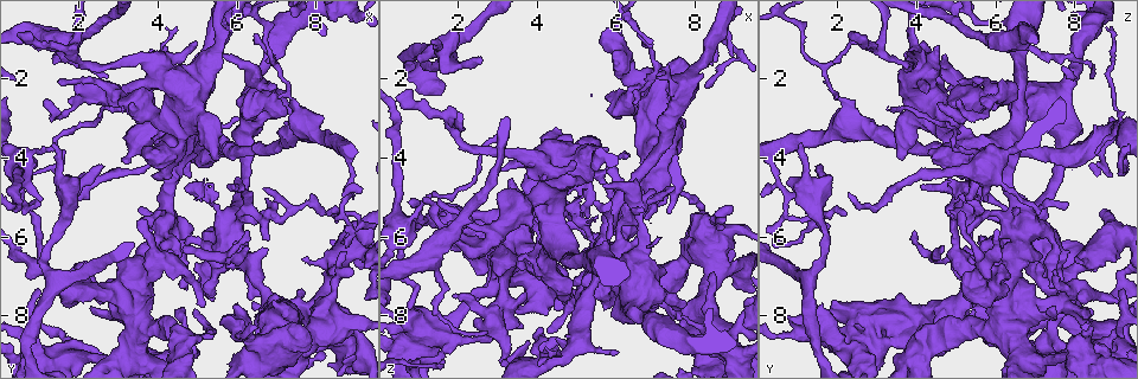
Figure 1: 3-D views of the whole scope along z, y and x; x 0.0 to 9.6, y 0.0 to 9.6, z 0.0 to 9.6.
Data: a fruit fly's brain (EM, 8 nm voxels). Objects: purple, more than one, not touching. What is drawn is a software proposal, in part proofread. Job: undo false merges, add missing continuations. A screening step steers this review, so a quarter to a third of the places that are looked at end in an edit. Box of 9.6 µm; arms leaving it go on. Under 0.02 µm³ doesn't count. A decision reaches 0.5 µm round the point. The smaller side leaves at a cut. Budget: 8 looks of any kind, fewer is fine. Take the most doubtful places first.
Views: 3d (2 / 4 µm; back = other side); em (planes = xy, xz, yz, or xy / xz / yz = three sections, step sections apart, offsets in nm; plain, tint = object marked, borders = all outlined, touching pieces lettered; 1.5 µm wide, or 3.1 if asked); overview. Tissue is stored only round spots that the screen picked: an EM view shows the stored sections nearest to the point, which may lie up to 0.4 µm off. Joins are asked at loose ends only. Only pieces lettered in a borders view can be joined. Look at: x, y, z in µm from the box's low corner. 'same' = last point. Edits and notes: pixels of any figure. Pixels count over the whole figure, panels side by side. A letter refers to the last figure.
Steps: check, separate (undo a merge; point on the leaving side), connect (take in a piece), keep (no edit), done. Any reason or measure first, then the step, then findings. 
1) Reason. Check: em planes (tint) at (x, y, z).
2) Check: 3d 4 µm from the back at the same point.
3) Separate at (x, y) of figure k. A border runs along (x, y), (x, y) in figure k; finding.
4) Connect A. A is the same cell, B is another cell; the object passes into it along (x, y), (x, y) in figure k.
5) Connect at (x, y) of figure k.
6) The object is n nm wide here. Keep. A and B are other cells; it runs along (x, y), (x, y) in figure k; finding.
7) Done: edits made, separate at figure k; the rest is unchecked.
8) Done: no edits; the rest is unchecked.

Check: 3d 2 µm at (2.55, 4.20, 1.55).

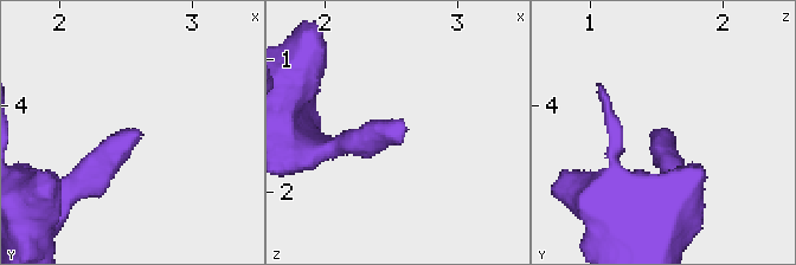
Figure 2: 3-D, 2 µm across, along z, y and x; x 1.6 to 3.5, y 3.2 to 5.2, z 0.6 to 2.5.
Shape alone is not enough. Check: em xz step 8 (borders) at (2.62, 4.20, 1.50).

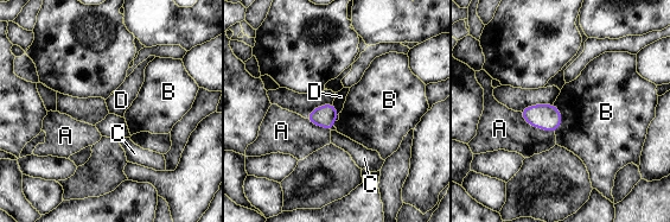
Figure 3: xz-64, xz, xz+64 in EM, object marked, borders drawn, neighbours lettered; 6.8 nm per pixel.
Keep. A, B, C and D are other cells; a border runs along (332, 103), (338, 114) in figure 3; none of them fits.

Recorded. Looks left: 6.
End of a long branch. Check: em xz step 8 (plain) at (2.70, 1.95, 8.40).

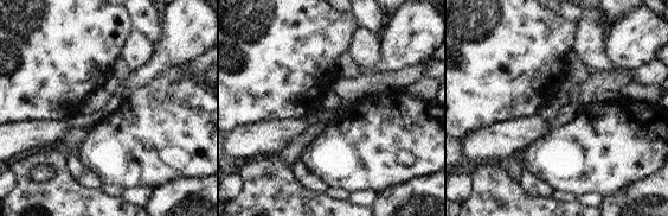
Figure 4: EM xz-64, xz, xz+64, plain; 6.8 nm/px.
Check: em xz step 8 (borders) at the same point.

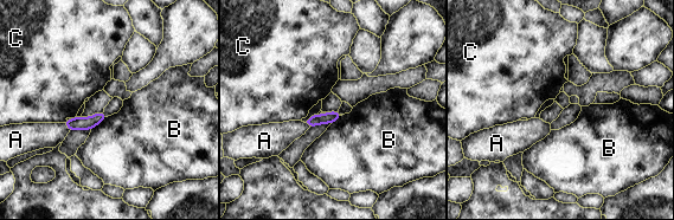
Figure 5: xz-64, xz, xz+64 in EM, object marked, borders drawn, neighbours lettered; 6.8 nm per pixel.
The object is 80 nm wide here. Keep. A, B and C are other cells; a border runs along (108, 116), (91, 130) in figure 5; none of them fits.

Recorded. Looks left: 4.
Check: 3d 2 µm at (3.05, 2.75, 3.25).

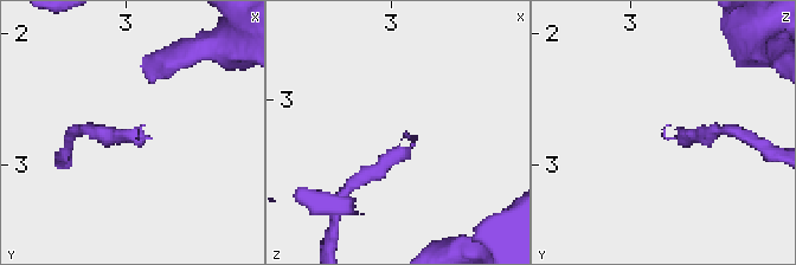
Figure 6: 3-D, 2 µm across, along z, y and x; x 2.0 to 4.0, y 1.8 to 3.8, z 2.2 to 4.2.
Check: em planes (borders) at (3.10, 2.72, 3.24).

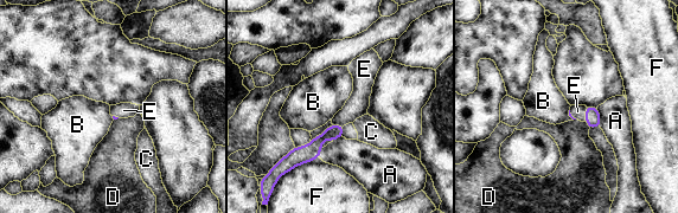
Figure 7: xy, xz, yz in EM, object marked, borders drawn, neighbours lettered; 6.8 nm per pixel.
The longest contact is with F, 240 nm. Connect at (577, 111) of figure 7. E is the same cell, A, B, C, D and F are other cells; the object passes into it along (593, 120), (586, 114), (577, 111) in figure 7; the cell continues.

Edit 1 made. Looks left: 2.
Done: edits made, connect at figure 7; the rest is unchecked.

